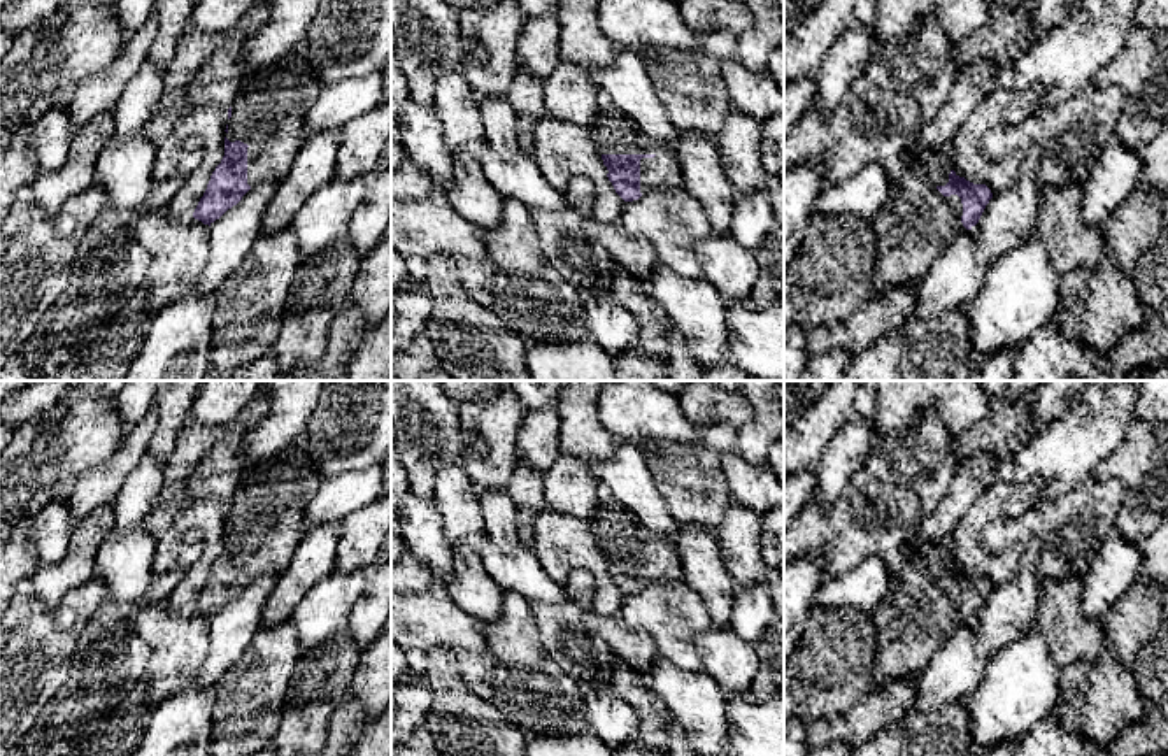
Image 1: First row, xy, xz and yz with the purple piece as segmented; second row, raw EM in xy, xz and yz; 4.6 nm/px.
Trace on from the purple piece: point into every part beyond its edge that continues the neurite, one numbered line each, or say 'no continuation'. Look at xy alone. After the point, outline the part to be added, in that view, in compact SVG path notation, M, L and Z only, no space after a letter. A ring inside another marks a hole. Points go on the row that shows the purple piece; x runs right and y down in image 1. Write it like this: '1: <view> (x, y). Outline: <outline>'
1: xy (269, 113). Outline: M300 40L277 63L244 75L226 139L247 144L247 184L281 181L307 140L305 114L321 91Z

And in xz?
1: xz (612, 132). Outline: M602 98L602 109L593 125L586 128L588 142L598 153L598 163L603 165L603 154L642 154L640 160L640 193L645 195L659 186L682 186L677 151L656 142L644 133L640 126Z

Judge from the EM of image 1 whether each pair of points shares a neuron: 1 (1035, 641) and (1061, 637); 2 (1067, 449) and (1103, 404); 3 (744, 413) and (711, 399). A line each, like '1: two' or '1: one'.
1: two
2: one
3: one

